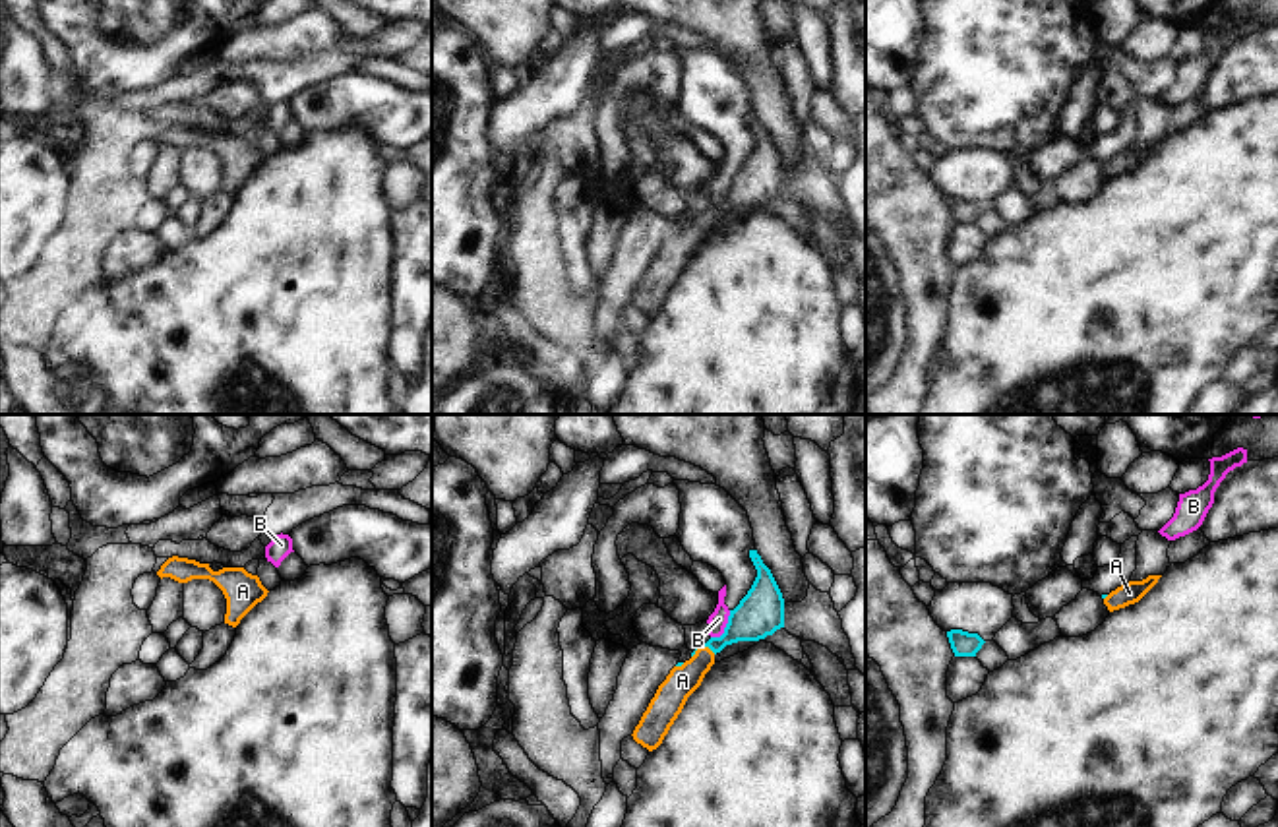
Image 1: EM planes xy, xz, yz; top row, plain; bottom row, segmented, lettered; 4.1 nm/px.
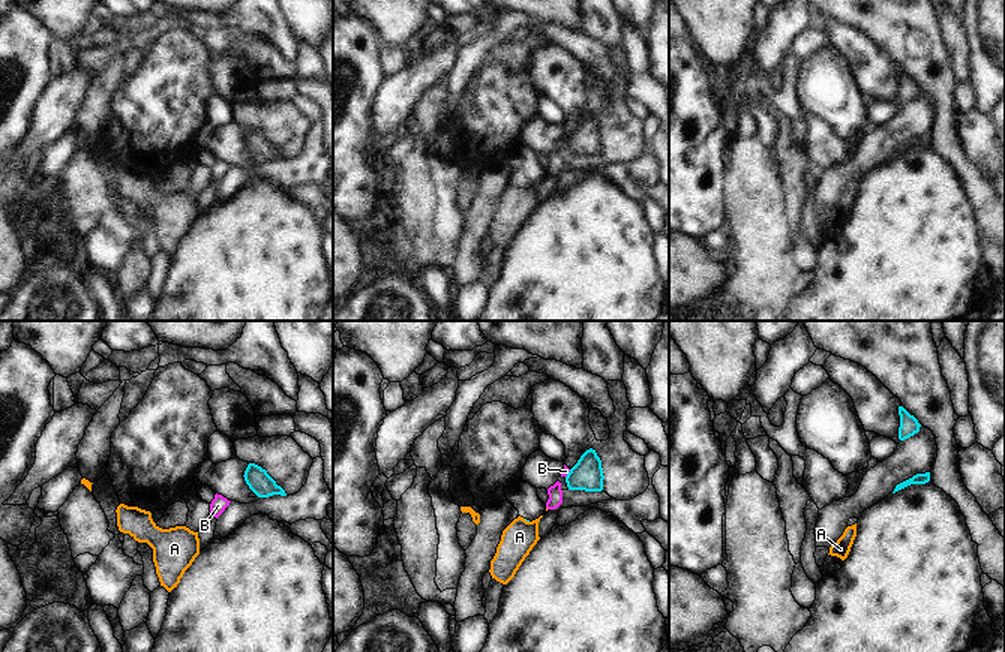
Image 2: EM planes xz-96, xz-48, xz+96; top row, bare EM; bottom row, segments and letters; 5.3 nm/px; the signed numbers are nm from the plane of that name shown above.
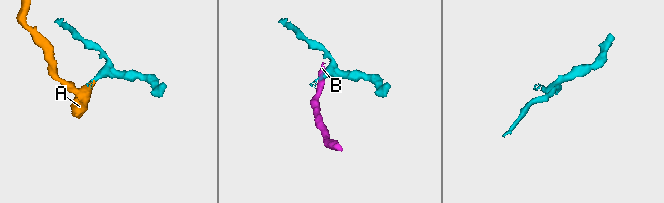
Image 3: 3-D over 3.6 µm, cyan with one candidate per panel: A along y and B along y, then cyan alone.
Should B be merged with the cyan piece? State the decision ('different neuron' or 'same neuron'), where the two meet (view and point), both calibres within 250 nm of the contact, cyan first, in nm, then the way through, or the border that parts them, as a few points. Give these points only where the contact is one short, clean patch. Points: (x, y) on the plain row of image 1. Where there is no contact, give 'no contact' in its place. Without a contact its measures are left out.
different neuron; contact xz (725, 194); calibres 190 and 80 nm; border xz (730, 177), (725, 196), (711, 204)

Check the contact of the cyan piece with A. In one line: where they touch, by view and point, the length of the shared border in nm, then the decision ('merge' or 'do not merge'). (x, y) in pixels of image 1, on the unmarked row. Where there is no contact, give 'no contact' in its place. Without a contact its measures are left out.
xz (711, 215) | 60 nm | merge

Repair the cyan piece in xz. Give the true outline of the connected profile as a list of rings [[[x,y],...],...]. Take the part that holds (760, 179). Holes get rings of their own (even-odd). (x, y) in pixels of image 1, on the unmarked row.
[[[749,116],[749,124],[757,136],[757,143],[740,170],[730,176],[724,199],[711,203],[691,219],[689,227],[678,229],[670,236],[635,292],[633,306],[649,318],[662,310],[687,263],[701,252],[705,240],[715,230],[716,219],[738,207],[765,205],[784,194],[782,159],[757,116]]]

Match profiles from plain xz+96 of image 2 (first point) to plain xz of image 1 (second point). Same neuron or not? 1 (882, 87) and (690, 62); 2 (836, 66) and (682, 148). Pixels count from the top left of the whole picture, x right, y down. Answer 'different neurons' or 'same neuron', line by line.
1: same neuron
2: same neuron

